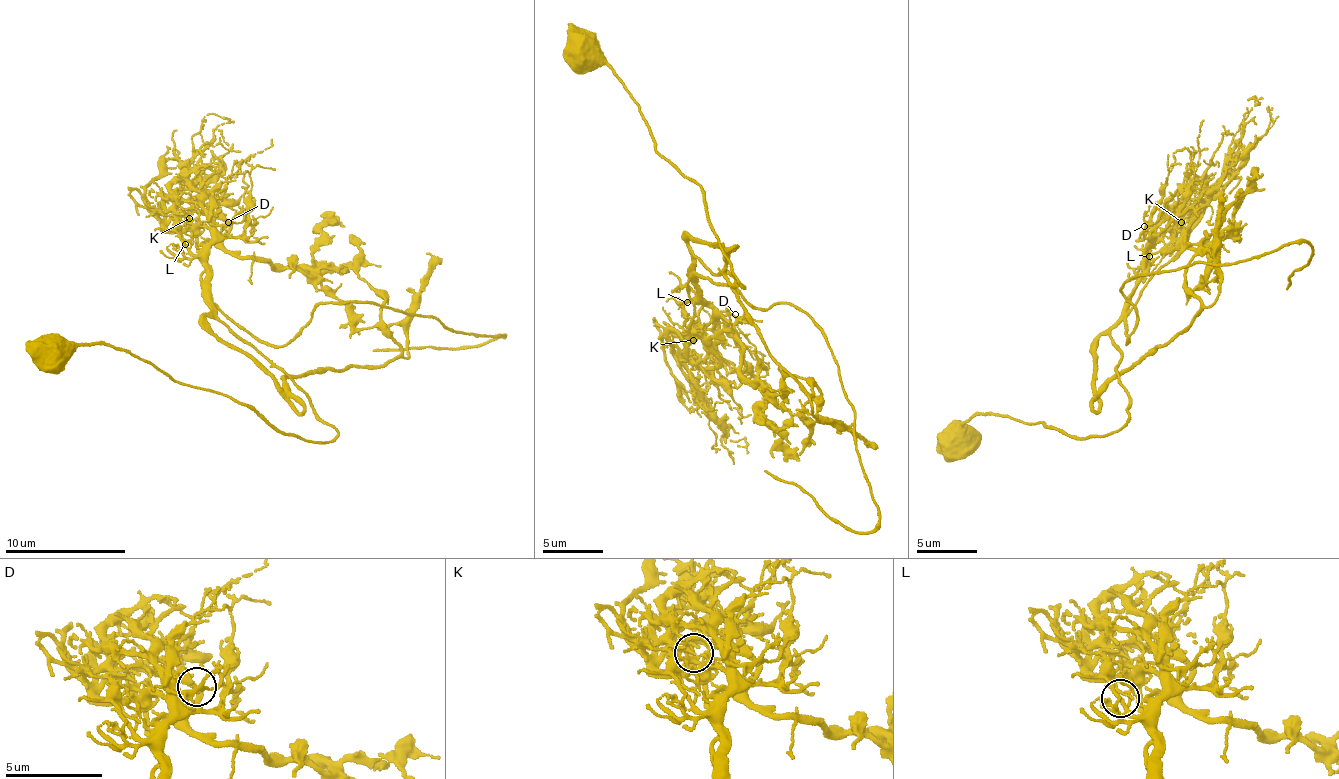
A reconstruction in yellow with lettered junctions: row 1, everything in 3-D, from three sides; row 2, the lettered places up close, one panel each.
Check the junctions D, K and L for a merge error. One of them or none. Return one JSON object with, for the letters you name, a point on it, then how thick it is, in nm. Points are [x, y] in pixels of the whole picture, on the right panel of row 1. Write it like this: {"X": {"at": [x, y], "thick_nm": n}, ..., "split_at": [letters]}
{"K": {"at": [1181, 222], "thick_nm": 160}, "split_at": ["K"]}

